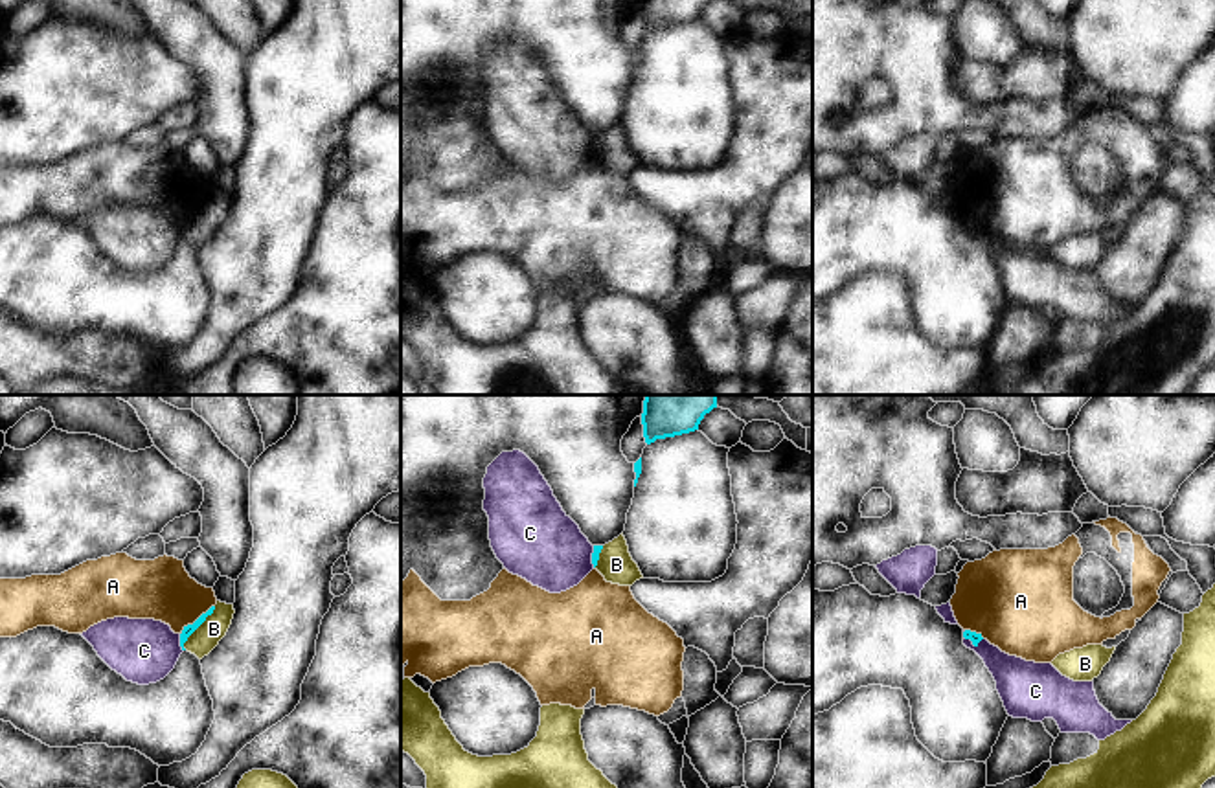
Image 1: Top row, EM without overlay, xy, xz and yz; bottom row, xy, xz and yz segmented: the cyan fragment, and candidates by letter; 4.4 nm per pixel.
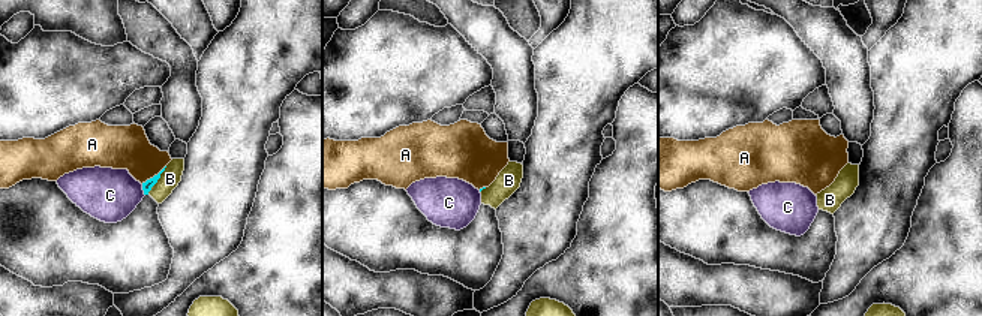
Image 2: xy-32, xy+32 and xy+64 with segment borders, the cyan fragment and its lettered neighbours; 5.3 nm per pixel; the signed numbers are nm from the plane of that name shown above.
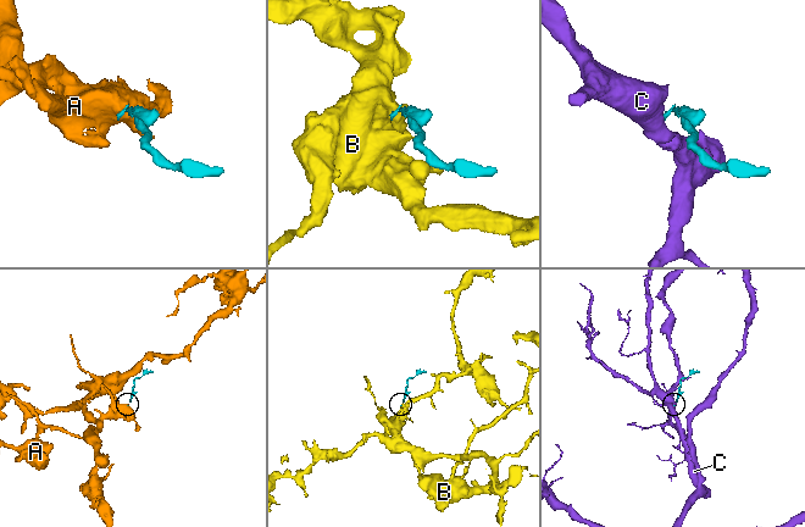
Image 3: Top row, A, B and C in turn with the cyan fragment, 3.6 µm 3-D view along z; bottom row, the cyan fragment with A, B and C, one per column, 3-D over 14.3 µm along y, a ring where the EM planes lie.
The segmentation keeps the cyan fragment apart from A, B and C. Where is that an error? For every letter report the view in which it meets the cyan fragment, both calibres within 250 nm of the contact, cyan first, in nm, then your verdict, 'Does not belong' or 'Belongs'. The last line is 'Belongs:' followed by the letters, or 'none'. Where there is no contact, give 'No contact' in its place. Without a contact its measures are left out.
A: Touches cyan in xy. Thickness 50 nm (cyan) against 260 nm. Does not belong
B: Touches cyan in xy. Thickness 50 nm (cyan) against 110 nm. Belongs
C: Touches cyan in xy. Thickness 50 nm (cyan) against 280 nm. Does not belong
Belongs: B

